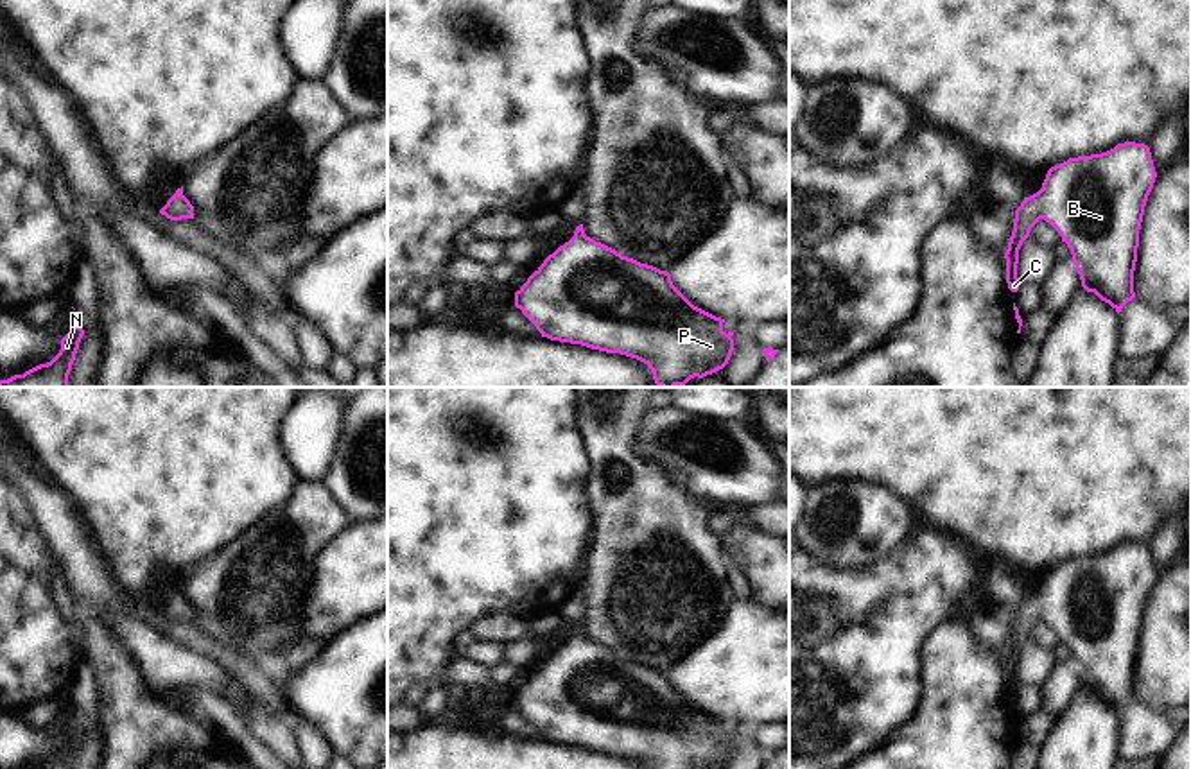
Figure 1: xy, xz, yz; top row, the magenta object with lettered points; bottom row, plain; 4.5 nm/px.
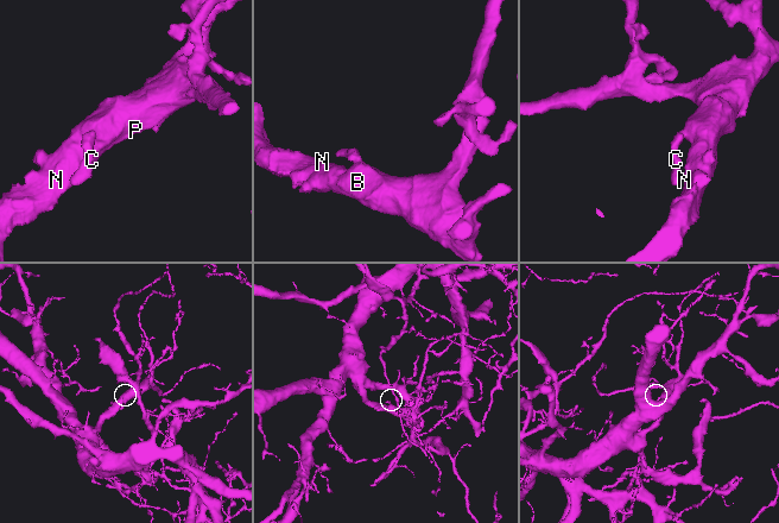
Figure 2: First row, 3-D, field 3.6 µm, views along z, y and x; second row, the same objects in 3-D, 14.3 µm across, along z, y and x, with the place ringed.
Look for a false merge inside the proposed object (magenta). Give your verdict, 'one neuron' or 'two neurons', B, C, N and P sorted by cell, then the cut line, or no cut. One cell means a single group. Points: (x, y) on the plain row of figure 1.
one neuron | B C N P | no cut

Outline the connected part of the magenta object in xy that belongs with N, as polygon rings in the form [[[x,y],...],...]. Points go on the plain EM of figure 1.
[[[74,724],[70,733],[61,740],[59,755],[50,764],[36,769],[72,769],[83,737],[84,731]]]

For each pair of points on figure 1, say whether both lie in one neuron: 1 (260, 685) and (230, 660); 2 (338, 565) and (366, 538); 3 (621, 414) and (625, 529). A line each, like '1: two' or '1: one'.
1: one
2: one
3: one

